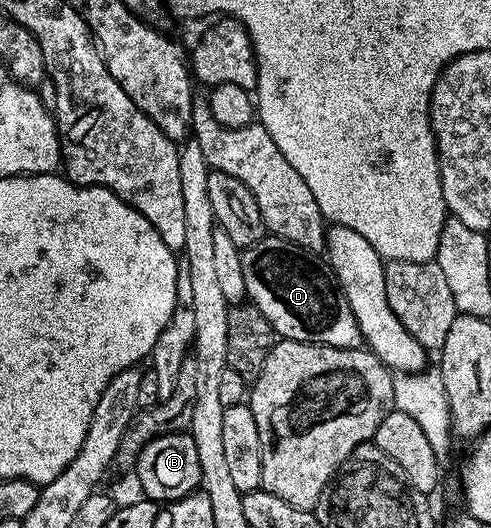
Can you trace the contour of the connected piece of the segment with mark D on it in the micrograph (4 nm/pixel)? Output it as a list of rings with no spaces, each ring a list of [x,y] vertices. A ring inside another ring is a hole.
[[[266,235],[261,241],[255,241],[241,252],[242,275],[246,279],[246,294],[251,304],[266,315],[277,338],[286,341],[305,341],[311,345],[325,345],[339,349],[361,348],[362,338],[358,323],[353,319],[346,299],[340,294],[327,264],[317,254],[307,253],[294,243],[283,241],[280,237]]]

